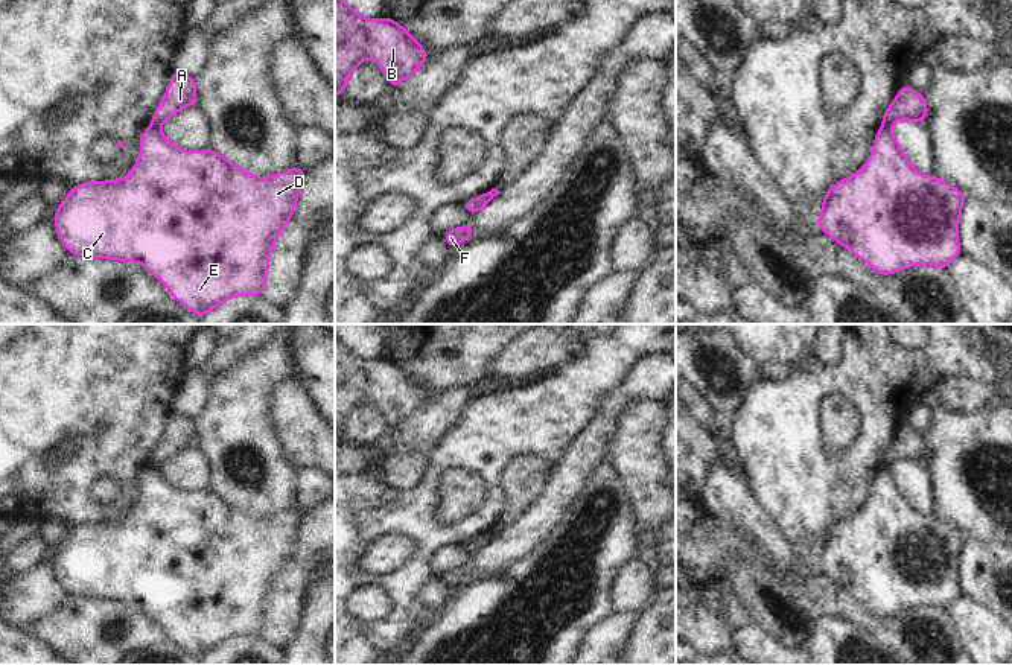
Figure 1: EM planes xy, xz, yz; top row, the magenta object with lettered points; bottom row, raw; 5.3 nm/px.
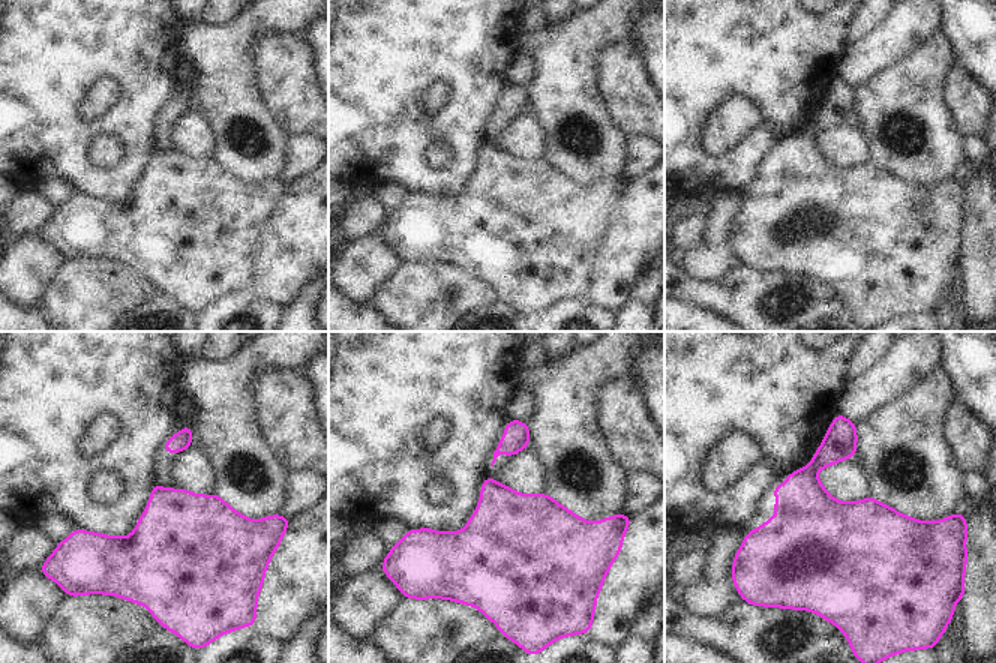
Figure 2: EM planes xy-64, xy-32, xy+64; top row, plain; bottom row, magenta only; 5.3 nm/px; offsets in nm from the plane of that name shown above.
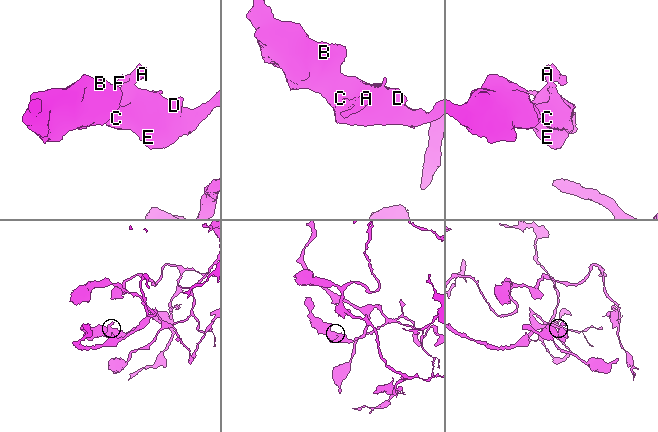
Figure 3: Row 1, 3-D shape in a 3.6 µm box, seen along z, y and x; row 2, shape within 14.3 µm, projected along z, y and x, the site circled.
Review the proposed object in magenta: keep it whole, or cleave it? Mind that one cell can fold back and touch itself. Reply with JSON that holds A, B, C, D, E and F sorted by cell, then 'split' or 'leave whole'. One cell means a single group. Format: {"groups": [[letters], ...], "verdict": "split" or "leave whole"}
{"groups": [["A", "F"], ["B", "C", "D", "E"]], "verdict": "split"}

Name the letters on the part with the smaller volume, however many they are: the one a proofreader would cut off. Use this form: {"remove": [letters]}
{"remove": ["A", "F"]}

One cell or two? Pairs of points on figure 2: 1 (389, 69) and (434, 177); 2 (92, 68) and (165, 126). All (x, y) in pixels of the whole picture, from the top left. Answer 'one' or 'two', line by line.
1: one
2: two

